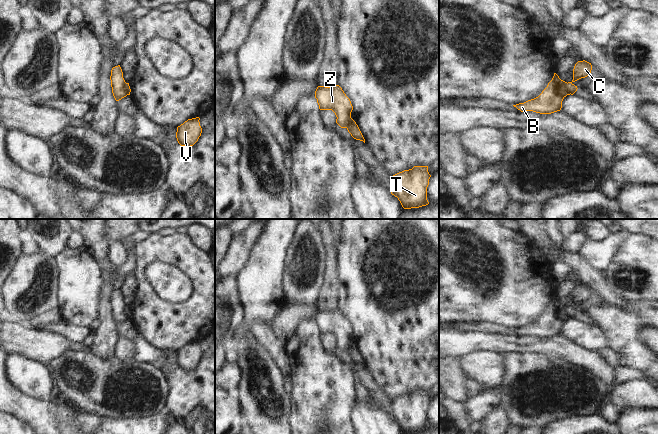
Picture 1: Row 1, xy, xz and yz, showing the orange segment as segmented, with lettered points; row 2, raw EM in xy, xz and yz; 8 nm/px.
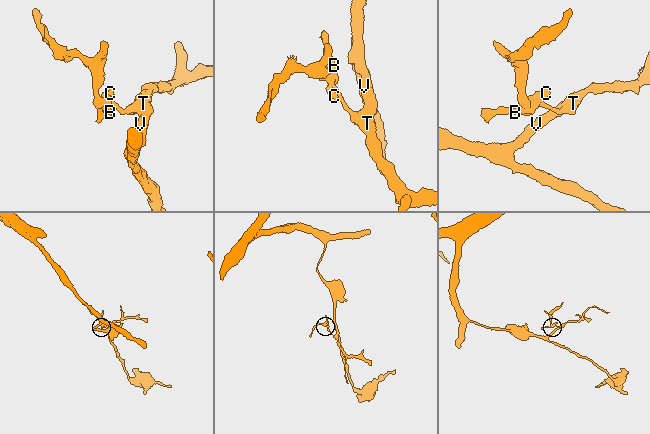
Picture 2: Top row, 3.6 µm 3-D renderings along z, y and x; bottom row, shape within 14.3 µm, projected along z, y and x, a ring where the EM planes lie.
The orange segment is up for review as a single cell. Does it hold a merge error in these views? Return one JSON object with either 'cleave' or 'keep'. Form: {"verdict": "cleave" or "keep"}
{"verdict": "cleave"}

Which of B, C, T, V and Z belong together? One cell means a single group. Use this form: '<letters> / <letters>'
B C Z / T V

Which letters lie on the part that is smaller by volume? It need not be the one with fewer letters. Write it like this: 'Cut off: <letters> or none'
Cut off: B, C, Z

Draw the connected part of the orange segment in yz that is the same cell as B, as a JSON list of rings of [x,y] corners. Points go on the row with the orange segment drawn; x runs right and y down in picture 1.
[[[554,73],[552,80],[538,97],[513,106],[521,112],[533,111],[540,114],[551,114],[560,111],[563,99],[570,95],[564,91],[566,83]]]

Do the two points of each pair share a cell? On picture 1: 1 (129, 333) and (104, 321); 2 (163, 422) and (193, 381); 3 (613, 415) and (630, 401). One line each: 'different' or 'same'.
1: different
2: different
3: different

